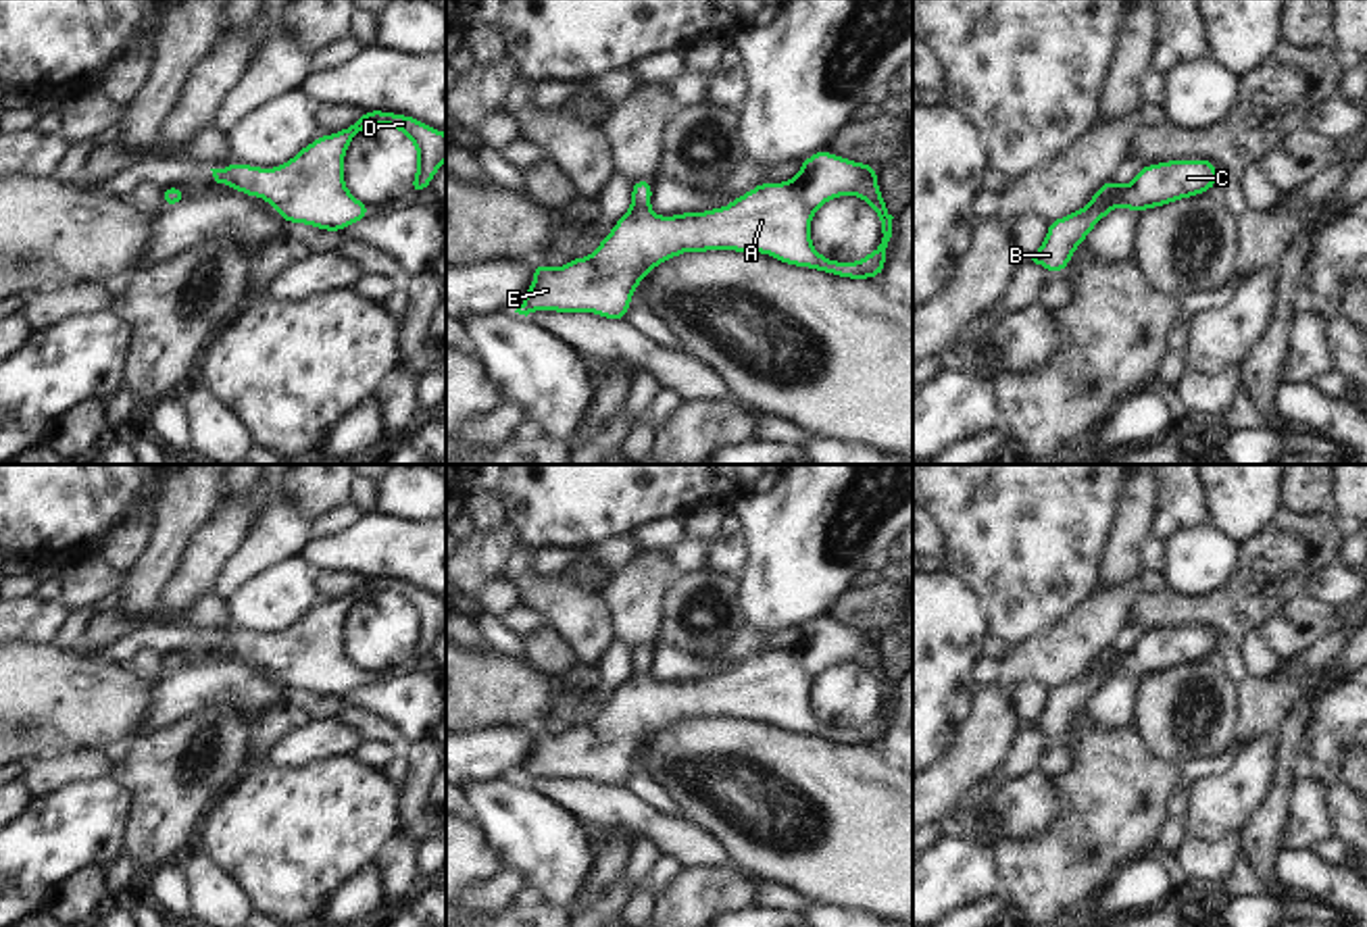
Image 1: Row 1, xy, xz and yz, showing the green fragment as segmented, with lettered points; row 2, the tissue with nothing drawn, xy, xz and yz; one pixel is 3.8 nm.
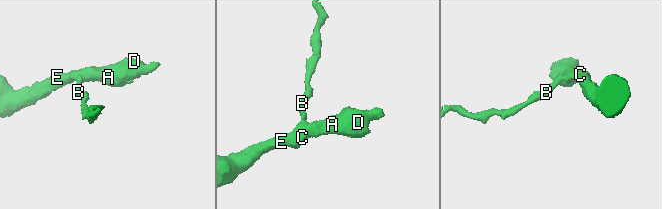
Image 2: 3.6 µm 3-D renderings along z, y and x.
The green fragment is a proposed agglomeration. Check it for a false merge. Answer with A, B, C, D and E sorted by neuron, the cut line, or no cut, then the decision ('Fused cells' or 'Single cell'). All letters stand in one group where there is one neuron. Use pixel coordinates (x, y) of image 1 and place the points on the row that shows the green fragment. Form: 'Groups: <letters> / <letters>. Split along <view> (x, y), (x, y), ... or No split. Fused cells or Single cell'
Groups: A B C D E. No split. Single cell

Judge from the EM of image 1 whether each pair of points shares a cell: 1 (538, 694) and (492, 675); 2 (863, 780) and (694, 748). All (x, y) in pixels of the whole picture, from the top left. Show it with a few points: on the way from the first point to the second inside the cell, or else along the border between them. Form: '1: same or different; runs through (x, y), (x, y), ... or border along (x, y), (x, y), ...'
1: same; runs through (528, 694), (511, 694), (503, 686)
2: same; runs through (822, 780), (790, 780), (755, 755), (736, 750)

